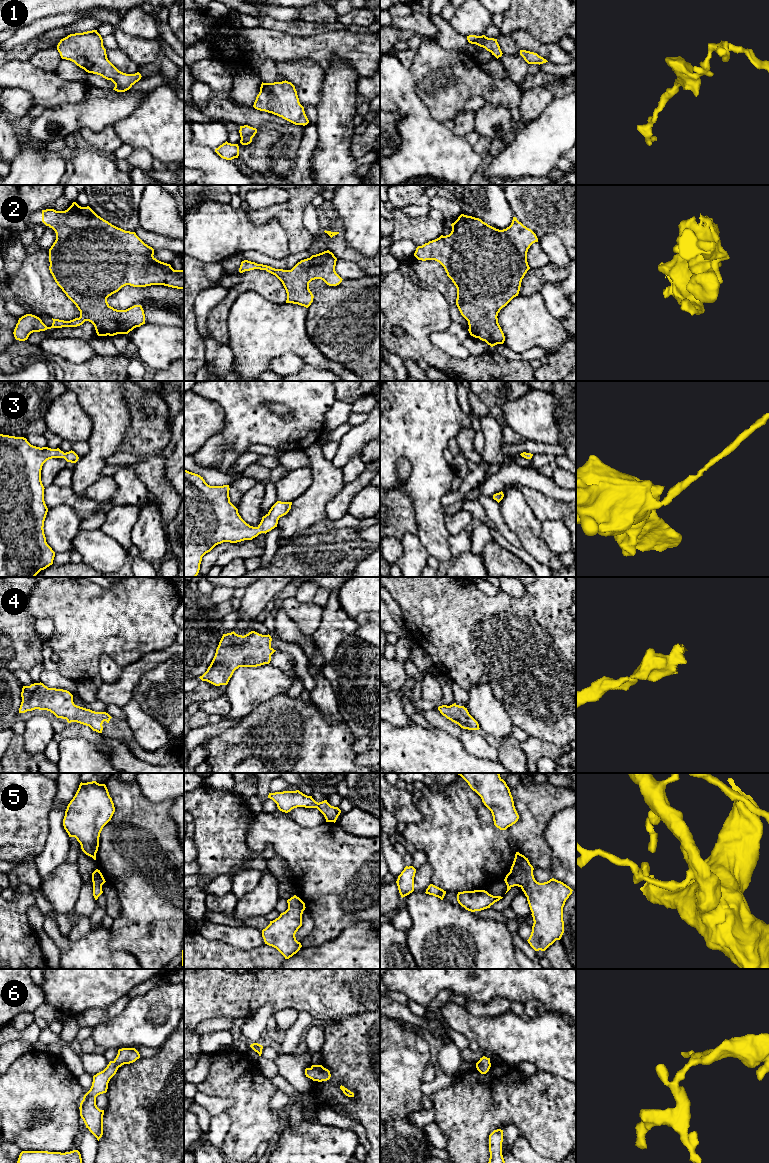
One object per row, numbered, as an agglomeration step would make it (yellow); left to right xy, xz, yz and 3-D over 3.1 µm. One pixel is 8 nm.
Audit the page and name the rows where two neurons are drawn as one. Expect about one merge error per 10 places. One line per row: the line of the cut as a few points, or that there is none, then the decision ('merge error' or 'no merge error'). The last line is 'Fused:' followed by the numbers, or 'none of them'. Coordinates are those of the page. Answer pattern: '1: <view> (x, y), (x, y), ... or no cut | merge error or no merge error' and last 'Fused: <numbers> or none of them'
1: no cut | no merge error
2: no cut | no merge error
3: no cut | no merge error
4: no cut | no merge error
5: no cut | no merge error
6: no cut | no merge error
Fused: none of them

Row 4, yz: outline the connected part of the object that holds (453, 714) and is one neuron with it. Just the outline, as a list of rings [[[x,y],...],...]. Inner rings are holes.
[[[456,703],[447,706],[442,705],[438,707],[440,713],[447,719],[458,724],[463,729],[479,730],[478,722],[469,714],[467,708],[459,706]]]

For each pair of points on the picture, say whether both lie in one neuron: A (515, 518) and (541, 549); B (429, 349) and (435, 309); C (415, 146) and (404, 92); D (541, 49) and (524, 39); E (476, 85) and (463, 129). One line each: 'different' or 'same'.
A: same
B: same
C: same
D: same
E: different

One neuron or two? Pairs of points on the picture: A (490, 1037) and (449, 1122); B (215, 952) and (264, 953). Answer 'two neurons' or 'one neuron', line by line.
A: two neurons
B: one neuron

